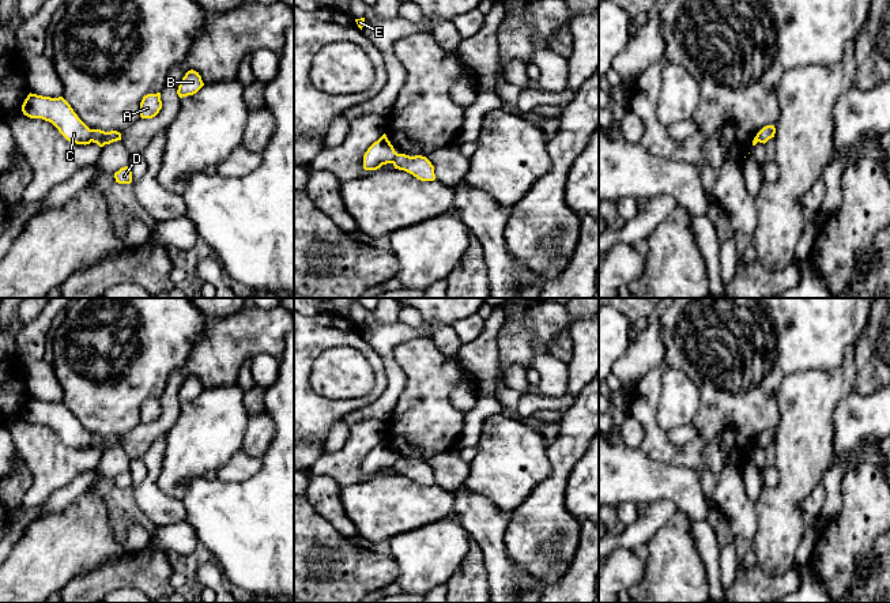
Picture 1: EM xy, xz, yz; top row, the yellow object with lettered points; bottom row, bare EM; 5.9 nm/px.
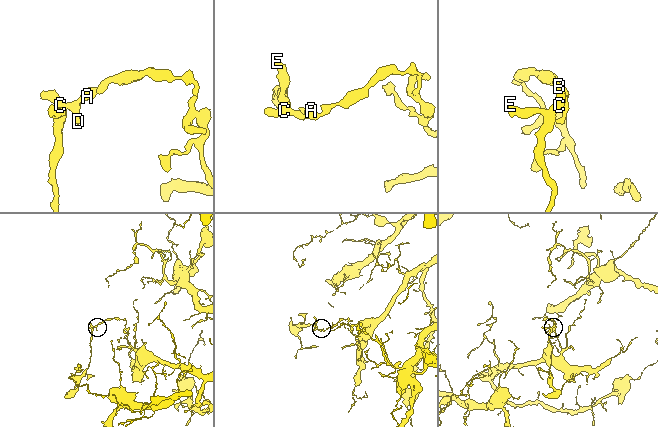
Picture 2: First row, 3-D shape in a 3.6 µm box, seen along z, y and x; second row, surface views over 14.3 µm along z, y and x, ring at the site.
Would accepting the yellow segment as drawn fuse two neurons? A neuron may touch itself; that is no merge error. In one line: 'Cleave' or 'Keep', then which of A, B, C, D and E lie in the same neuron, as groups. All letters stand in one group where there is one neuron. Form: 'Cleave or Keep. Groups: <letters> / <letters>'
Cleave. Groups: A B D / C E

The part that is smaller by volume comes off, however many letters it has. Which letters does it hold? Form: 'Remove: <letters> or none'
Remove: C, E

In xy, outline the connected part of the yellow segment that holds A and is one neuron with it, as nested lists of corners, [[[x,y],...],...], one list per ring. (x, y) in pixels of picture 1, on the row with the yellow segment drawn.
[[[161,93],[147,94],[140,102],[140,117],[152,118],[162,109]]]

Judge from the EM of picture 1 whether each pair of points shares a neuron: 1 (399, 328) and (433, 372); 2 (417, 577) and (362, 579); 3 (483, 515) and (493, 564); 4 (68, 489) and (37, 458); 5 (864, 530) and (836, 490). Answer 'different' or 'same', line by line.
1: different
2: different
3: same
4: different
5: different

